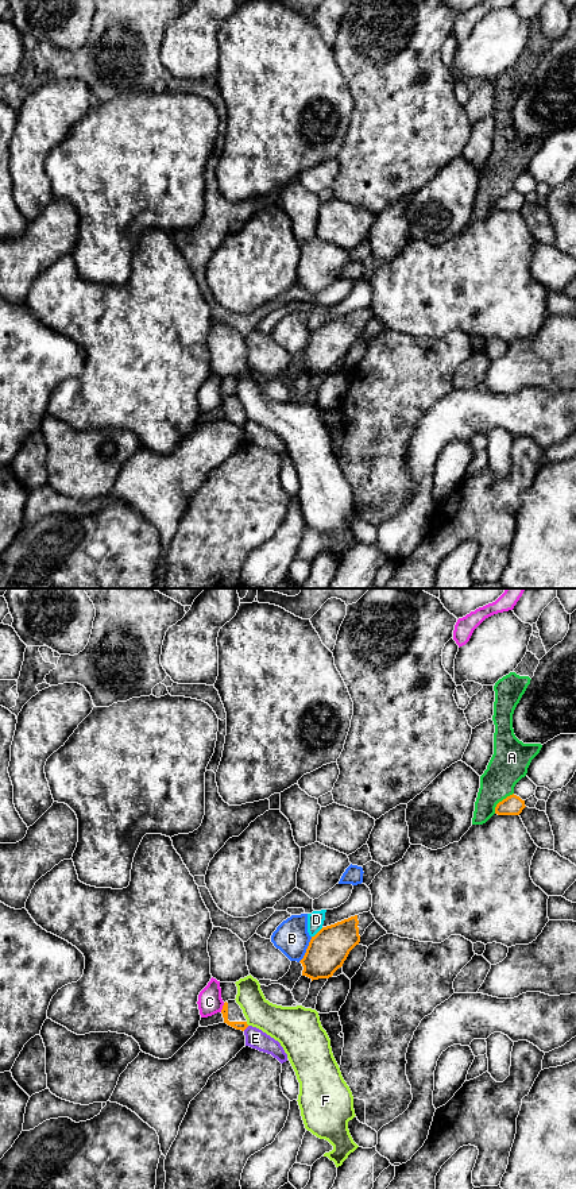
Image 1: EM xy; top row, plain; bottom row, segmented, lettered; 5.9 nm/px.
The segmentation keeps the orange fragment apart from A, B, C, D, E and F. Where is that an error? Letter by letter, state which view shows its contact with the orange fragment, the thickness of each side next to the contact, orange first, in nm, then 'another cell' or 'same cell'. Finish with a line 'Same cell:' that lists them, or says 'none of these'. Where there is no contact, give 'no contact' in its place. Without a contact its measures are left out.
A: xy | 120/220 nm | another cell
B: xy | 240/200 nm | another cell
C: xy | 50/140 nm | another cell
D: xy | 240/100 nm | another cell
E: xy | 50/120 nm | another cell
F: xy | 50/220 nm | another cell
Same cell: none of these

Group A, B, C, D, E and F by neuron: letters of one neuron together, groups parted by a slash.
A / B / C / D / E / F

